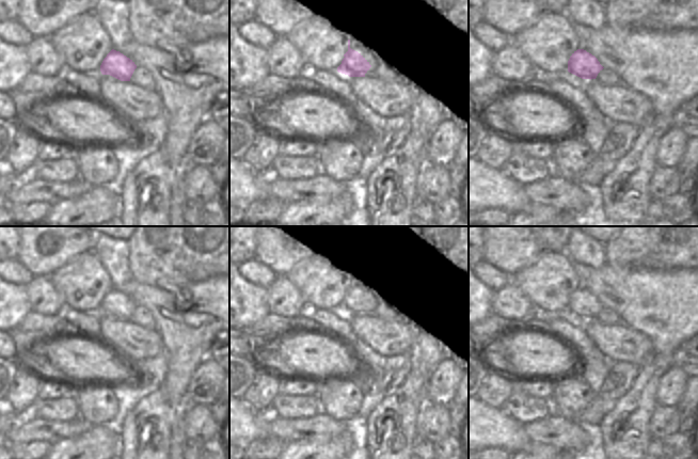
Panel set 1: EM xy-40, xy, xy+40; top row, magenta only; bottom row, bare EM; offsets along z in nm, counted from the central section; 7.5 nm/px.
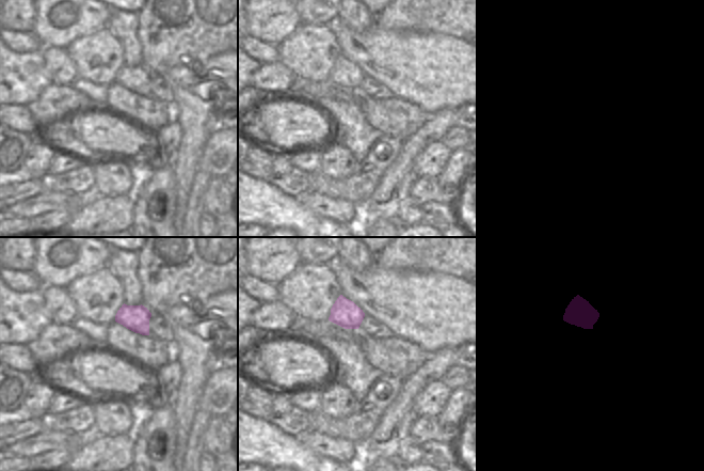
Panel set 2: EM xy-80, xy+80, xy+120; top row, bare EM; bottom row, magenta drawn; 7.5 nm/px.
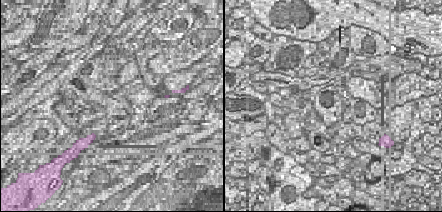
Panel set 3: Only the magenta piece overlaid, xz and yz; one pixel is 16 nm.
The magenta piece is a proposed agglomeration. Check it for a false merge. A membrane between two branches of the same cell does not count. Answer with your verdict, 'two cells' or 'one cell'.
one cell

